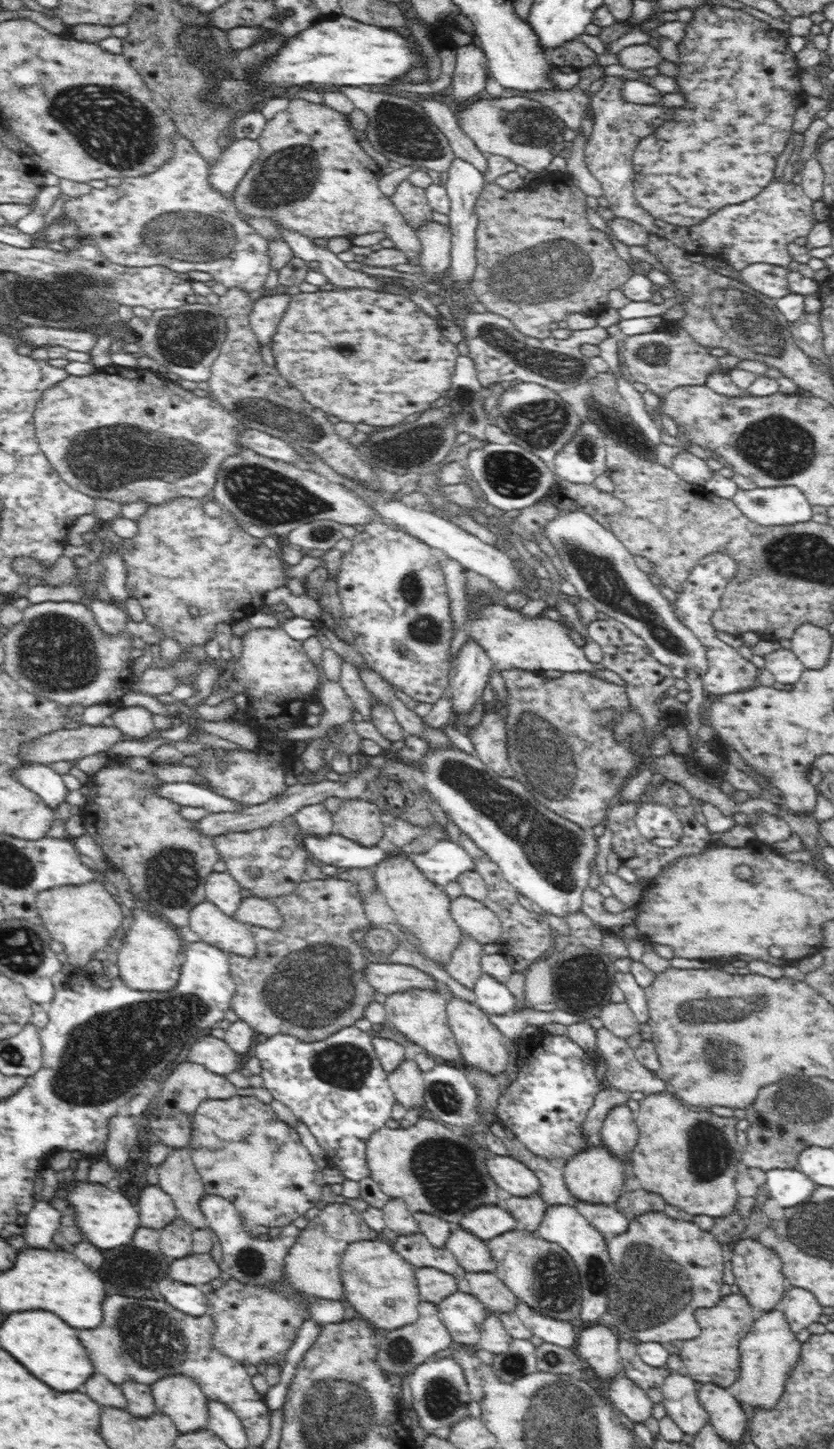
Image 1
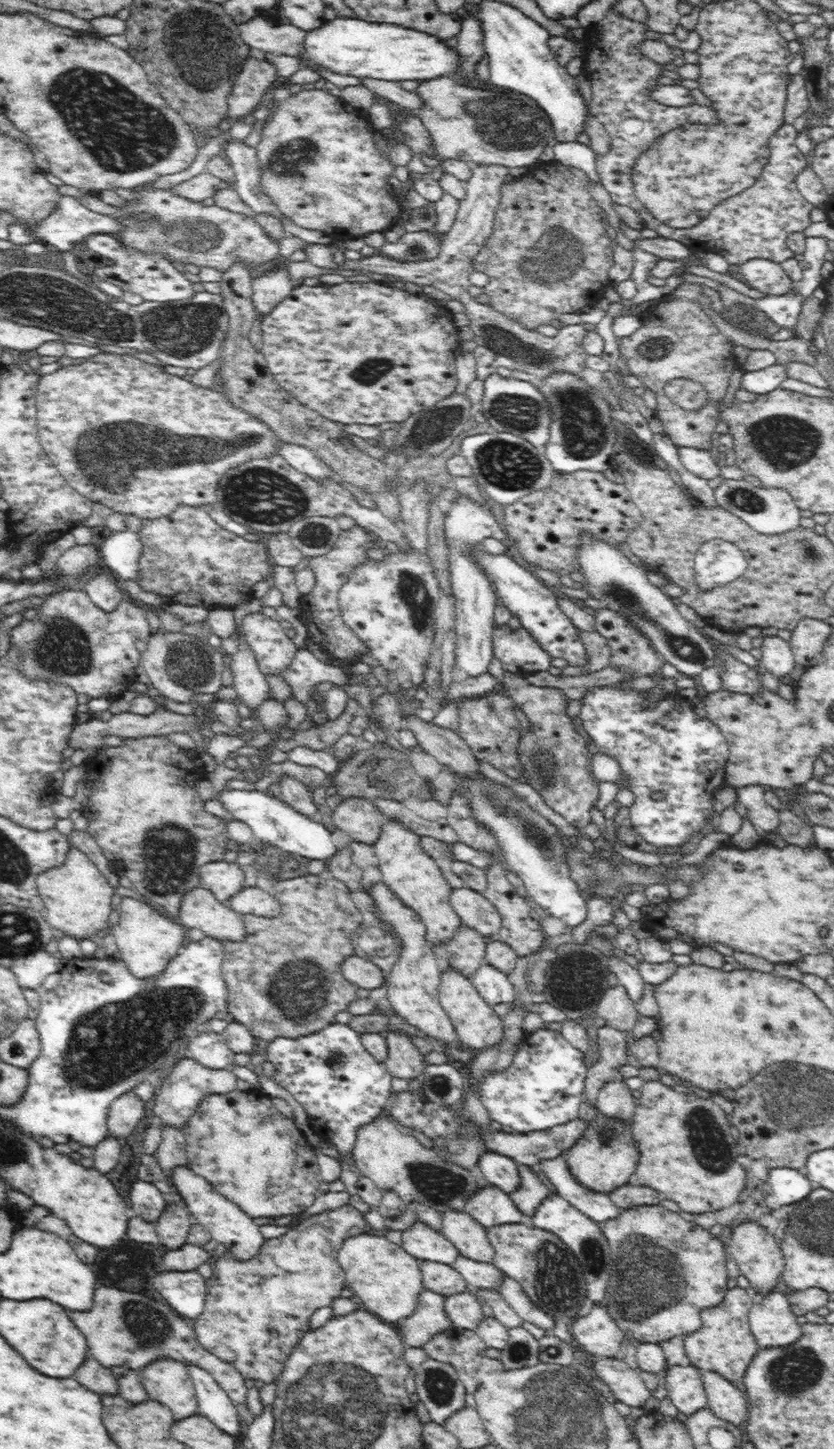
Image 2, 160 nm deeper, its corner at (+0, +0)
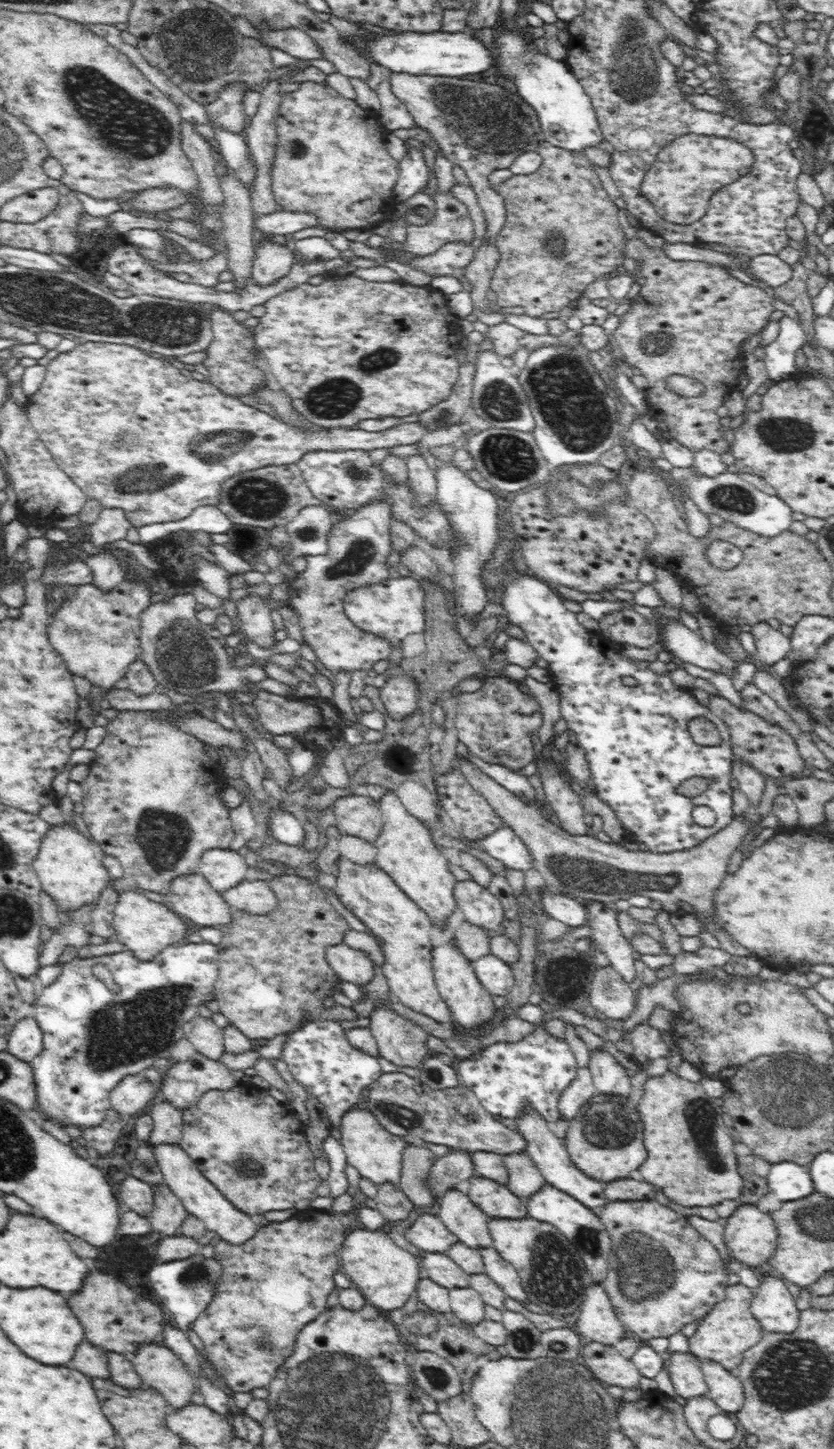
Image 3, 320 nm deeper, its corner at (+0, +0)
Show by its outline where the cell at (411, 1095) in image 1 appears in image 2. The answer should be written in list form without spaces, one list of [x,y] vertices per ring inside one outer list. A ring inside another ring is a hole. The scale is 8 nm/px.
[[[391,1031],[384,1033],[386,1045],[388,1045],[388,1058],[386,1058],[386,1068],[392,1076],[405,1078],[408,1081],[419,1077],[425,1069],[425,1059],[408,1034],[403,1031]]]

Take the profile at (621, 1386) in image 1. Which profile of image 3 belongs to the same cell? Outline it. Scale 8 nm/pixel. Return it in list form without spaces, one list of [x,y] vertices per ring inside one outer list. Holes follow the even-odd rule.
[[[583,1343],[580,1352],[584,1364],[606,1386],[622,1386],[624,1389],[639,1387],[640,1371],[631,1359],[622,1356],[613,1345]]]

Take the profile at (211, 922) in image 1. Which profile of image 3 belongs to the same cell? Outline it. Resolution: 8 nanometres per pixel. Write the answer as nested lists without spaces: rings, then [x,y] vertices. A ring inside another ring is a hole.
[[[200,872],[172,880],[166,905],[174,913],[203,927],[220,927],[231,921],[231,906]]]

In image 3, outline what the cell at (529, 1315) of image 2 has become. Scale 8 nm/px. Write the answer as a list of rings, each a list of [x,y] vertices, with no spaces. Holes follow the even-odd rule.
[[[494,1246],[487,1249],[480,1249],[482,1261],[484,1262],[485,1272],[490,1278],[504,1289],[508,1297],[520,1302],[529,1301],[528,1295],[524,1292],[518,1271],[511,1267],[500,1257],[500,1253],[494,1249]]]

